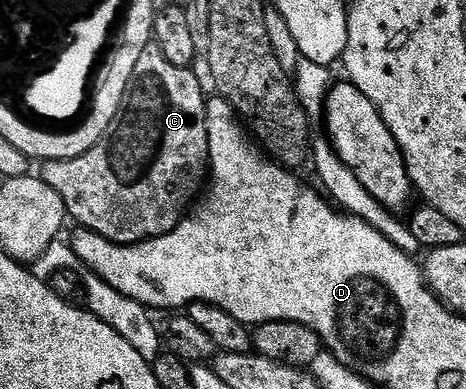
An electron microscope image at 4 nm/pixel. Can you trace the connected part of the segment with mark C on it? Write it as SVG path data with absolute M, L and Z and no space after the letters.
M156 44L145 46L139 55L139 60L135 63L135 72L131 72L131 80L127 84L119 112L115 116L115 120L111 120L107 132L103 132L101 139L87 152L83 152L79 156L51 158L42 165L45 167L39 170L39 177L51 188L55 188L56 192L59 192L59 196L63 198L63 204L66 205L68 217L72 221L77 221L78 227L95 232L120 246L134 246L136 242L146 242L171 232L181 222L181 219L186 217L187 211L194 205L198 195L202 193L209 174L209 145L207 144L207 128L205 127L207 94L201 91L201 82L192 74L193 72L190 67L171 64L171 60L167 60L167 56L163 56L163 52Z

